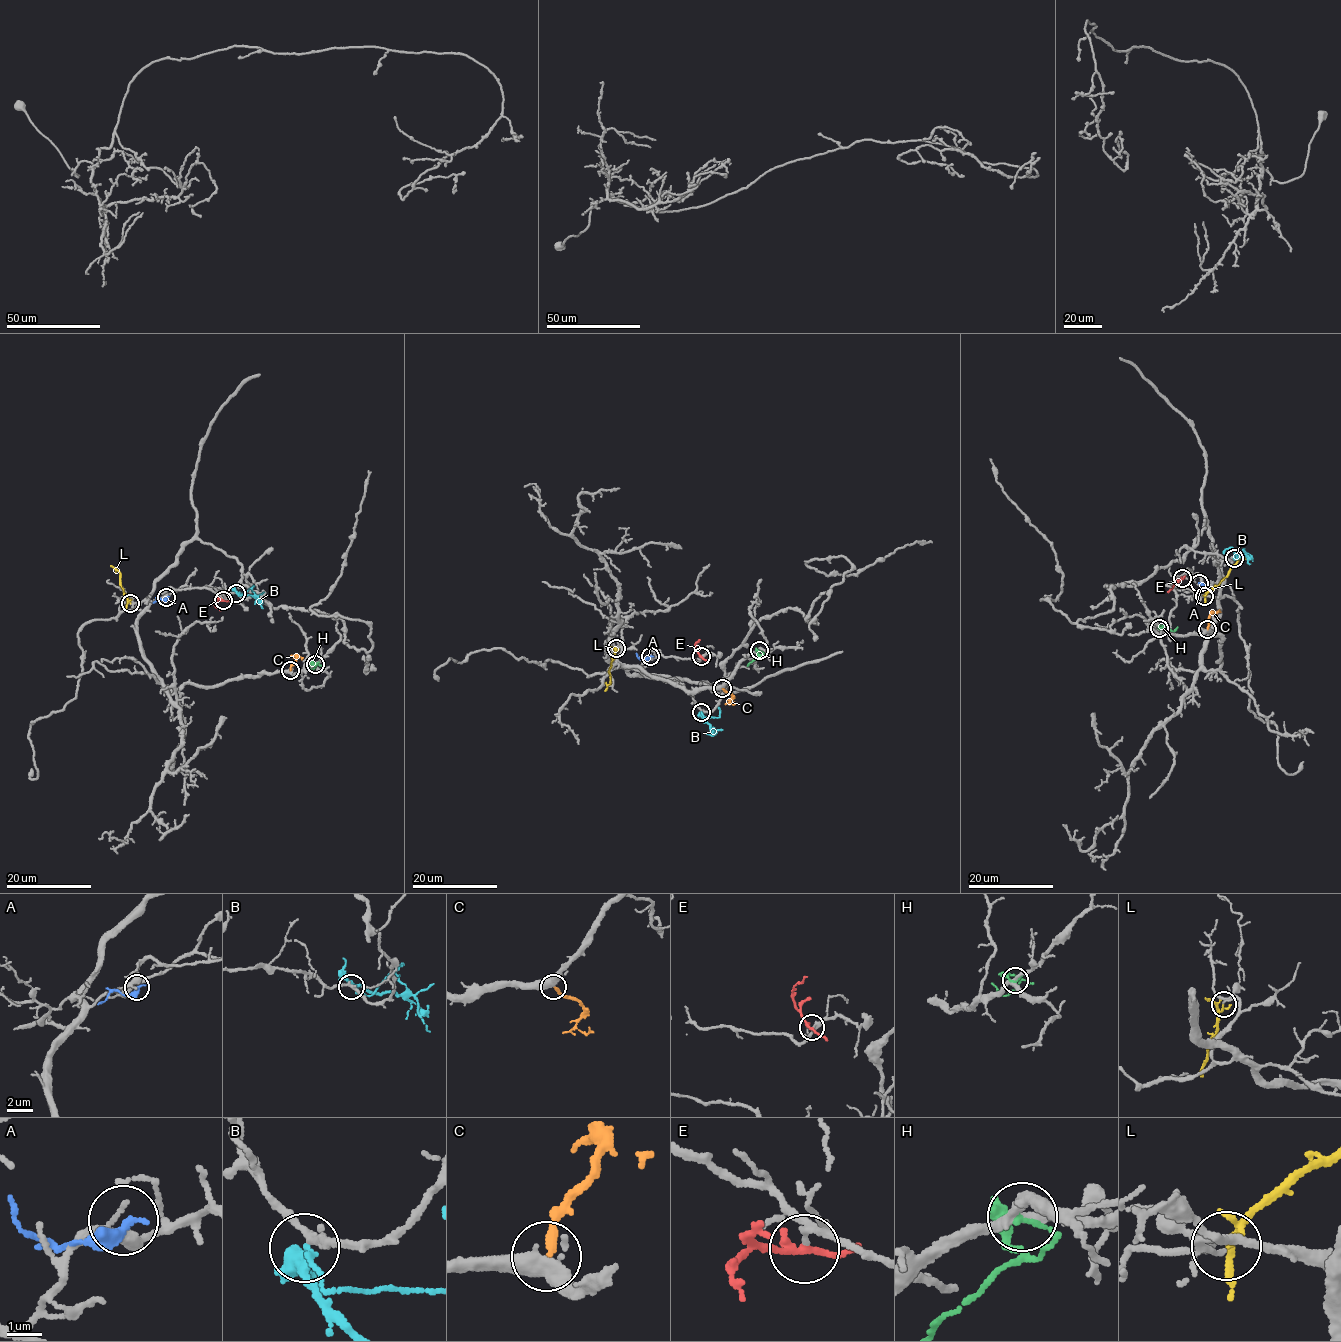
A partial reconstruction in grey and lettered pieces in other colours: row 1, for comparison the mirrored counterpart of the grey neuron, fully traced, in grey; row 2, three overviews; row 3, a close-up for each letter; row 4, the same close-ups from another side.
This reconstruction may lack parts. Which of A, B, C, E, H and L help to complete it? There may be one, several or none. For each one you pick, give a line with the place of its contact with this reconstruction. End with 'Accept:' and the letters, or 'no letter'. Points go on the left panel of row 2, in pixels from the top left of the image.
C: Touches grey at (290, 670)
Accept: C

